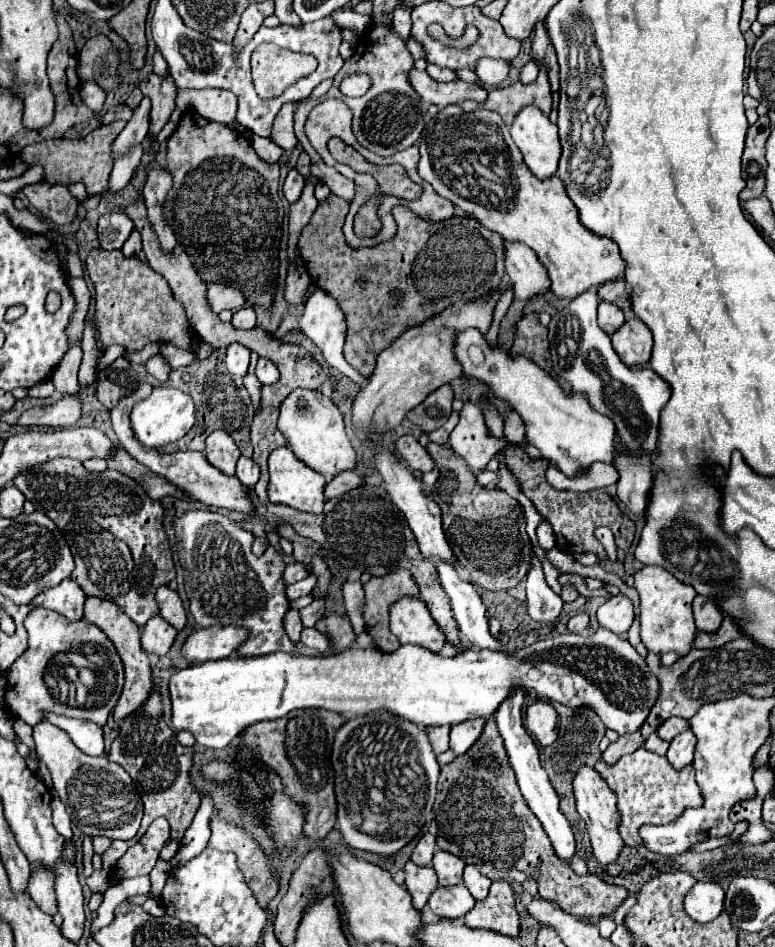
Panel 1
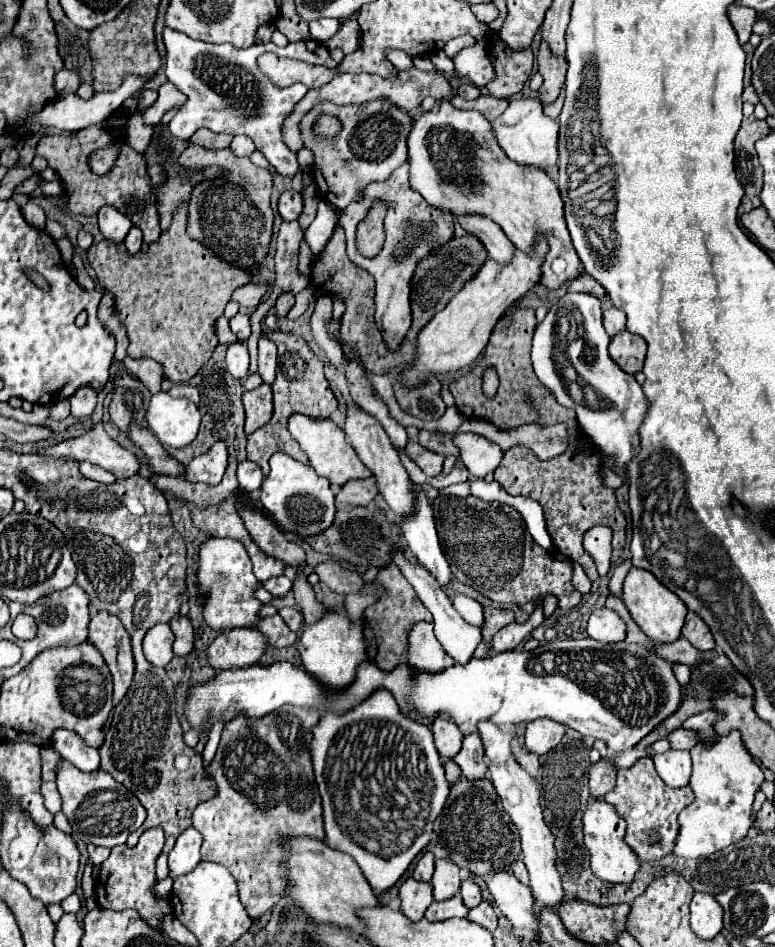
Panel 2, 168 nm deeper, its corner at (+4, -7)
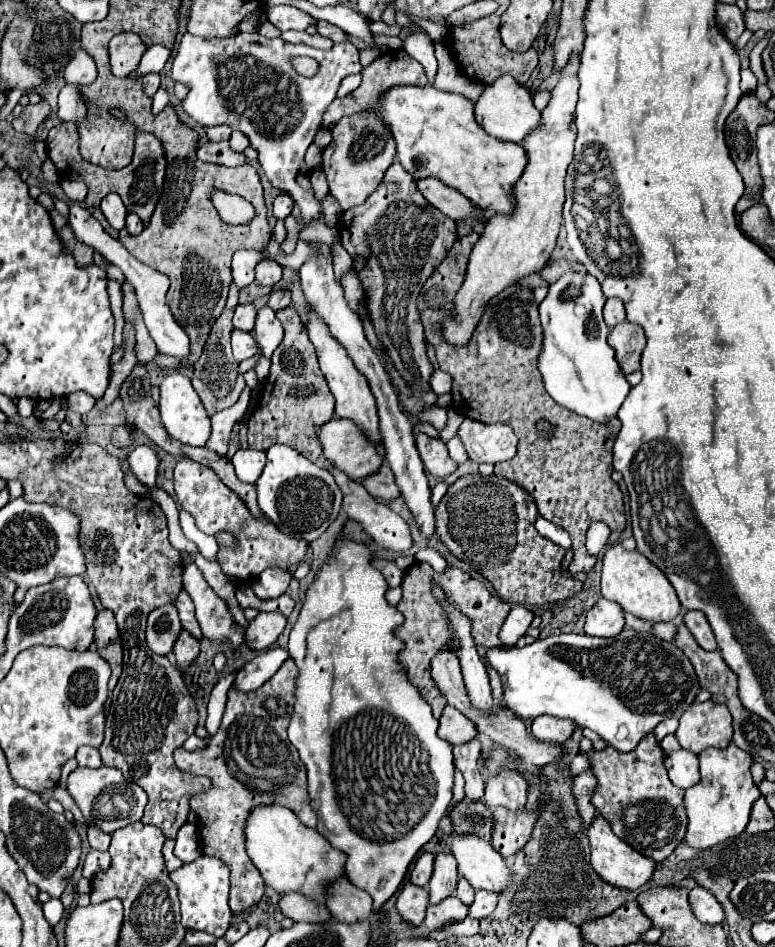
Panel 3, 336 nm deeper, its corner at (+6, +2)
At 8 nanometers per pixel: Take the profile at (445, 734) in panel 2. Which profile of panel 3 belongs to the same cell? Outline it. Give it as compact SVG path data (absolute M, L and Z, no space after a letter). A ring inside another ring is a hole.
M446 707L442 711L442 717L440 717L438 737L448 741L450 745L466 743L466 741L476 737L476 727L460 711L456 711L454 707Z

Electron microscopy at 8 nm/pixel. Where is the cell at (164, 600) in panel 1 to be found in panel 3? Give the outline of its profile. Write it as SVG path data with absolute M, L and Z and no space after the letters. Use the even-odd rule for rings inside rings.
M186 629L180 631L176 643L174 643L174 655L176 655L176 661L178 661L178 669L184 671L186 665L190 665L200 653L200 641L190 635Z

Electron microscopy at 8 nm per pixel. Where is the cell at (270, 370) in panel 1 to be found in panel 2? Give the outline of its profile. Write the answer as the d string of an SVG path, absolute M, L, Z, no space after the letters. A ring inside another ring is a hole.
M264 334L258 340L258 374L266 384L274 382L276 374L276 344Z

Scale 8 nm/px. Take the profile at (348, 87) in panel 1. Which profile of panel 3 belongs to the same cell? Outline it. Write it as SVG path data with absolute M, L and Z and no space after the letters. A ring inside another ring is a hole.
M398 49L398 51L390 51L378 59L374 59L368 67L362 69L362 83L356 91L352 91L350 95L346 95L344 99L338 99L332 101L332 105L328 105L328 109L324 111L324 121L322 121L322 129L328 129L328 125L336 123L340 117L346 117L346 115L354 115L354 113L360 113L362 109L372 109L380 103L380 97L384 97L384 93L396 85L418 85L418 87L424 87L428 83L426 79L426 73L424 73L424 67L412 57L408 55L404 49Z

